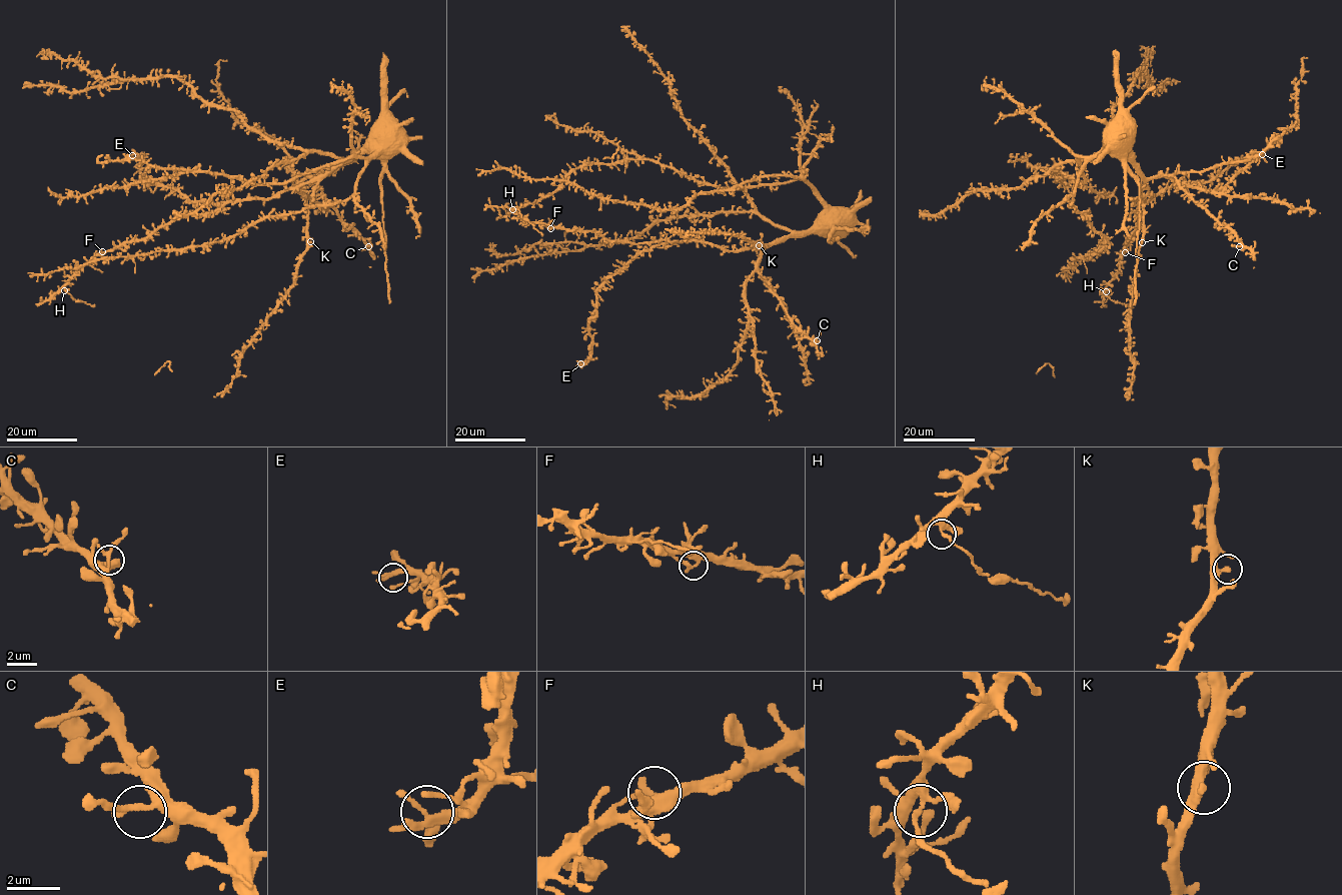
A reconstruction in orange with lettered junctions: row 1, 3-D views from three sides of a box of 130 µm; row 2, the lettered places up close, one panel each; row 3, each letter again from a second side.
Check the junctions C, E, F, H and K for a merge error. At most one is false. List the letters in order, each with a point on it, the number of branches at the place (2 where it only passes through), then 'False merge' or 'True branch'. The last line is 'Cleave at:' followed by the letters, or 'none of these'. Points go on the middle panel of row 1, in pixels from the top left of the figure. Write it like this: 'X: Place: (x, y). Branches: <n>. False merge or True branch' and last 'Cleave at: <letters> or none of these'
C: Place: (817, 340). Branches: 2. True branch
E: Place: (580, 363). Branches: 3. True branch
F: Place: (550, 228). Branches: 3. True branch
H: Place: (512, 209). Branches: 3. False merge
K: Place: (759, 245). Branches: 2. True branch
Cleave at: H

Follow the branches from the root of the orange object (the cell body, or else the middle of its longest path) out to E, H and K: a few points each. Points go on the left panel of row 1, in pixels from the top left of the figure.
E: (373, 154), (347, 157), (270, 197), (217, 203), (190, 202), (150, 184), (140, 174), (143, 158), (132, 155)
H: (373, 154), (347, 157), (270, 197), (179, 215), (143, 238), (98, 252), (64, 290)
K: (373, 154), (362, 151), (340, 160), (315, 187), (308, 215), (307, 238), (310, 241)

